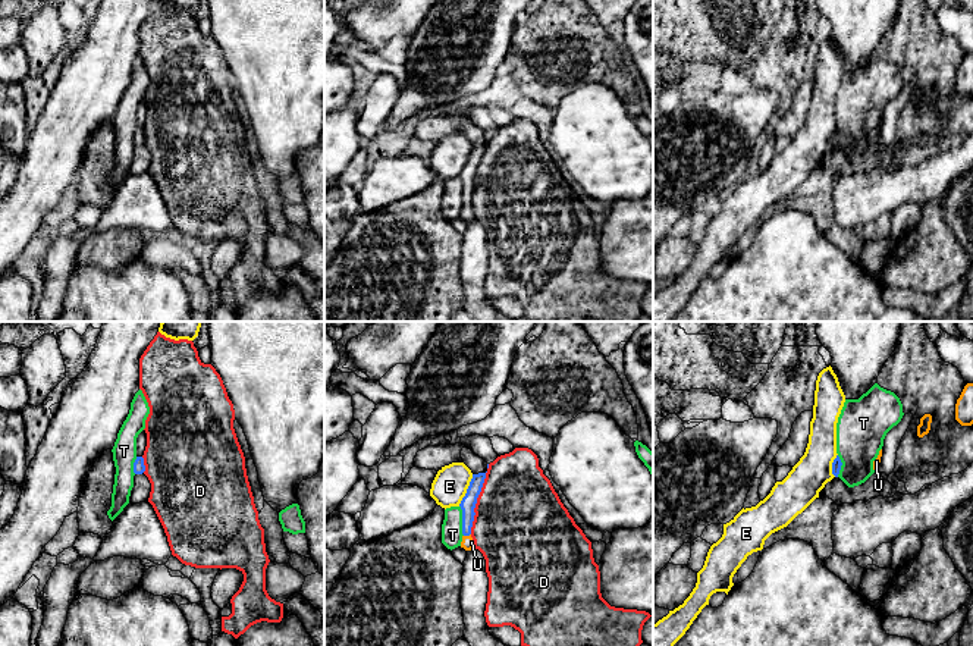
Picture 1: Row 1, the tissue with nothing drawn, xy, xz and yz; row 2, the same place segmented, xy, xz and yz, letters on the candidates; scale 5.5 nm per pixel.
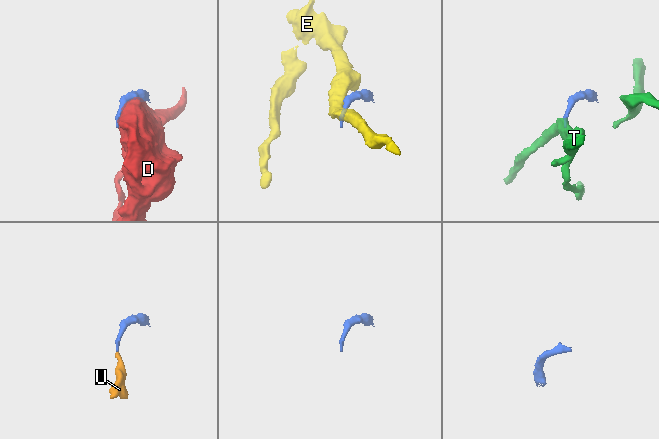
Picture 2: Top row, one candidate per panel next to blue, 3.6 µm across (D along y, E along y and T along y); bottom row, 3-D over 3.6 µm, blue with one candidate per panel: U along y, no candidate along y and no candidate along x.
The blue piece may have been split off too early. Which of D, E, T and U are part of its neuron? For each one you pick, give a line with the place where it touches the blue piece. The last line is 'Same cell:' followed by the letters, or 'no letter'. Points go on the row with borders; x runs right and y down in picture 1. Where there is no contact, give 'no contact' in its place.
U: meets blue in xz at (467, 535)
Same cell: U

